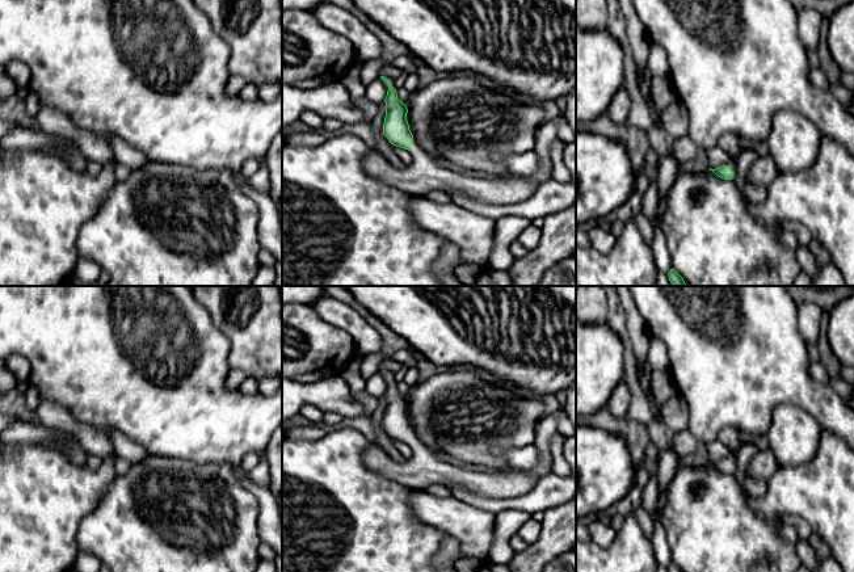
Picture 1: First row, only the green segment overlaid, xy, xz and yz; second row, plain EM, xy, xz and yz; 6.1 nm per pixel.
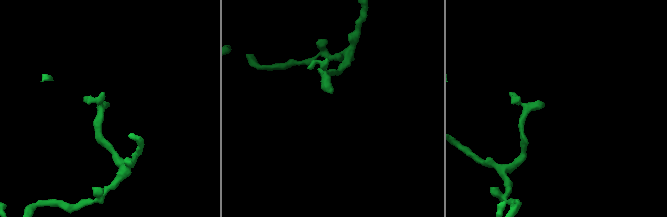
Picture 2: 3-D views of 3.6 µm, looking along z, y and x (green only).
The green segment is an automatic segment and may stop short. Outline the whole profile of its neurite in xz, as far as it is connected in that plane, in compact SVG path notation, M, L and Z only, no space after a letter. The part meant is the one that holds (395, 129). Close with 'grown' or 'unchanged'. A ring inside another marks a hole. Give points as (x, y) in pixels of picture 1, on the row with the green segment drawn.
M391 84L384 102L383 135L391 144L408 150L412 163L404 168L396 168L380 152L370 152L362 160L362 169L369 176L411 195L425 195L430 190L463 192L474 199L491 205L519 203L537 192L535 182L518 174L505 174L498 178L474 177L438 165L413 140L407 121L407 105L397 98L396 89Z | grown

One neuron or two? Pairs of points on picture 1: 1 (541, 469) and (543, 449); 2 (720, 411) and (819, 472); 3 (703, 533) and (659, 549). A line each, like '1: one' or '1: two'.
1: one
2: two
3: two

